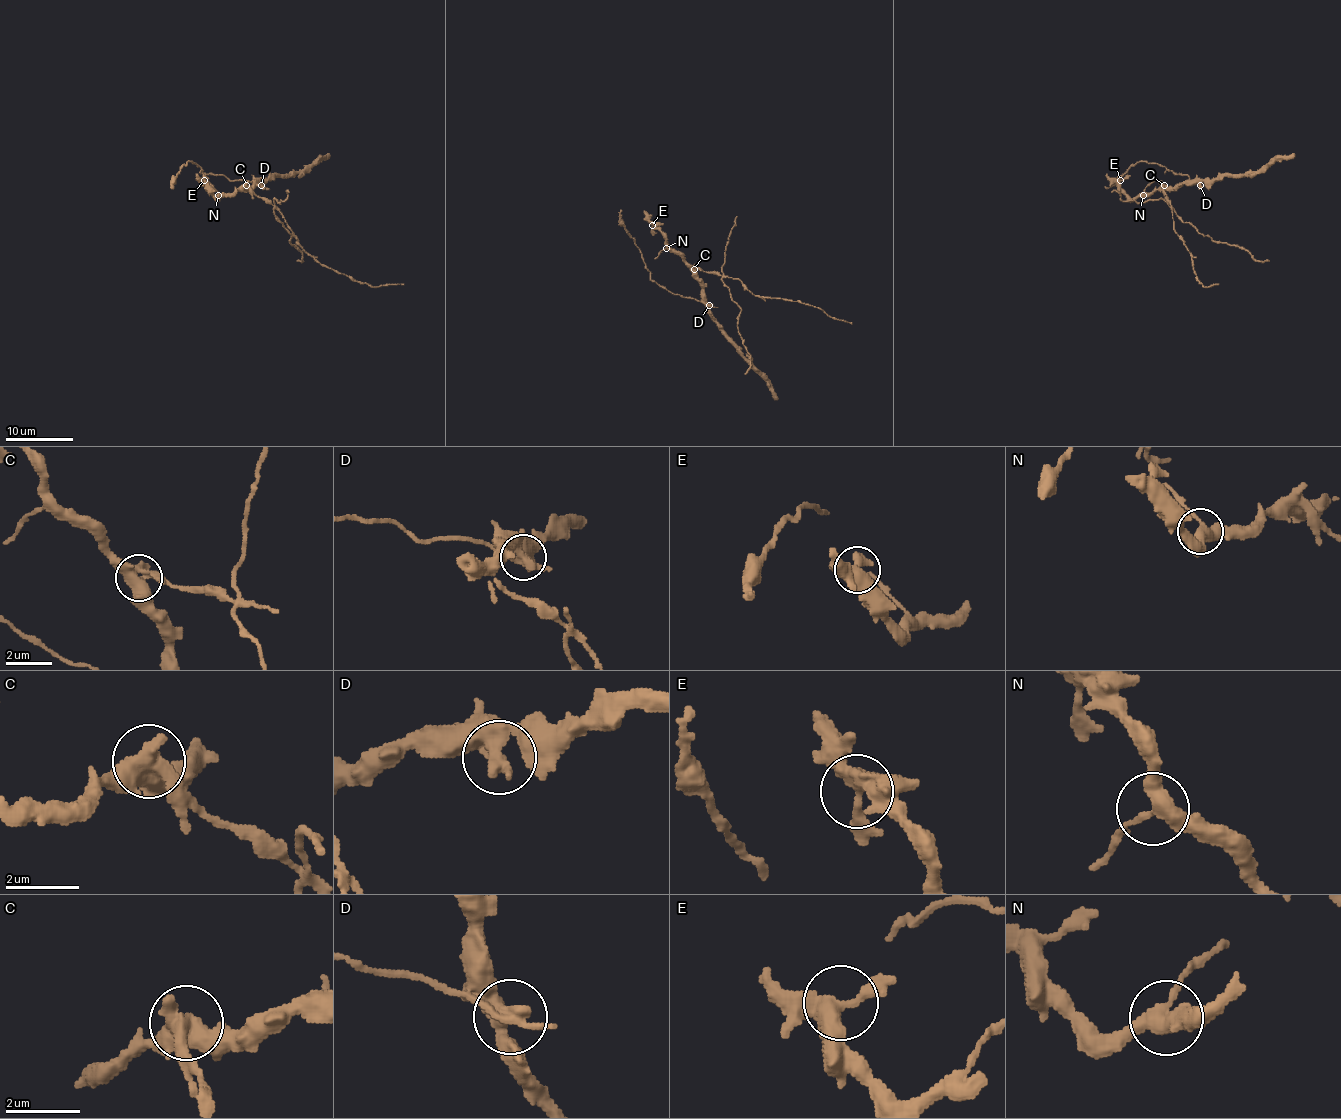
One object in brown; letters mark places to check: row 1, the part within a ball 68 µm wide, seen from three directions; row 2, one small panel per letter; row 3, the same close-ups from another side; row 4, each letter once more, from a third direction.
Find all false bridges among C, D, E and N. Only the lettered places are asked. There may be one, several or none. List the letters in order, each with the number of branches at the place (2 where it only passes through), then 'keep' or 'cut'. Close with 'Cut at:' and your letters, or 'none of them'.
C: 3 | cut
D: 3 | cut
E: 3 | keep
N: 3 | keep
Cut at: C, D

